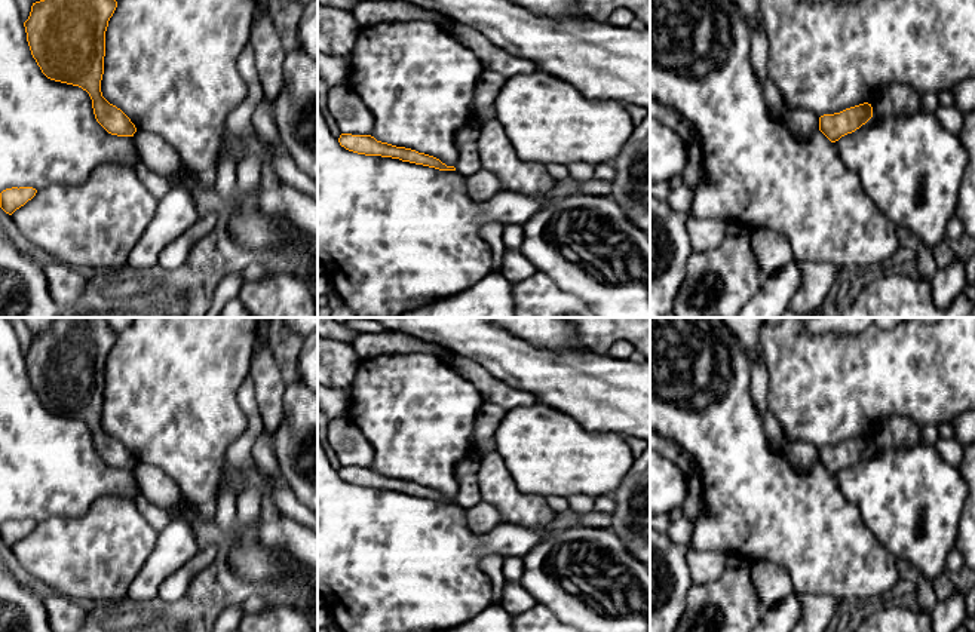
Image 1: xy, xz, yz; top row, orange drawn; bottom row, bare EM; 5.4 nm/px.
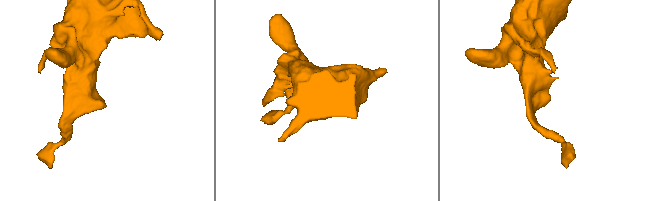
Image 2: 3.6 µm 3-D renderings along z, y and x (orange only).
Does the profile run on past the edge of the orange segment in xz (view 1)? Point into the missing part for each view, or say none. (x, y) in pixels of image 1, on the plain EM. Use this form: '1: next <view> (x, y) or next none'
1: next none

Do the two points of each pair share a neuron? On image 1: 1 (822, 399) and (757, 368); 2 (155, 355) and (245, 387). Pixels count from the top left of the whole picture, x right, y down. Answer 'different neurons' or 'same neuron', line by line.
1: different neurons
2: different neurons

